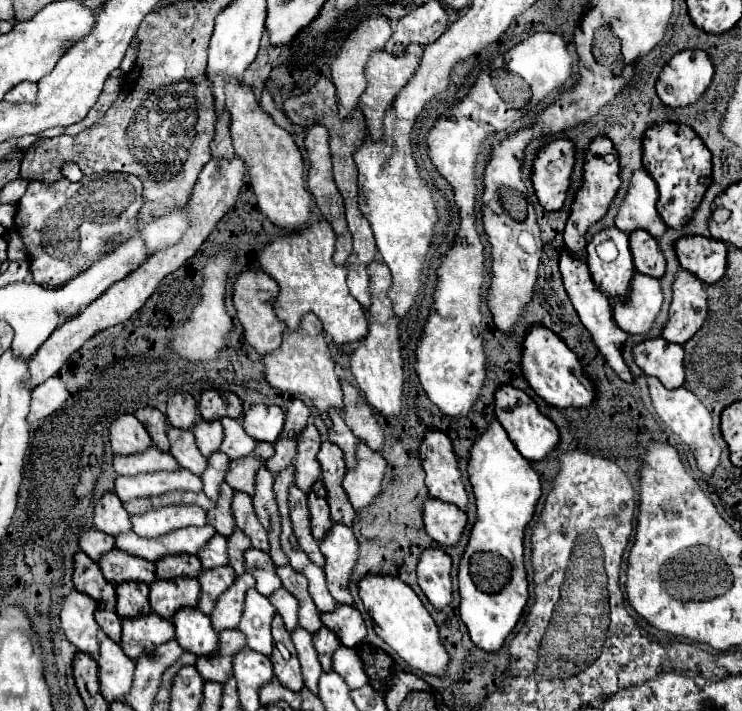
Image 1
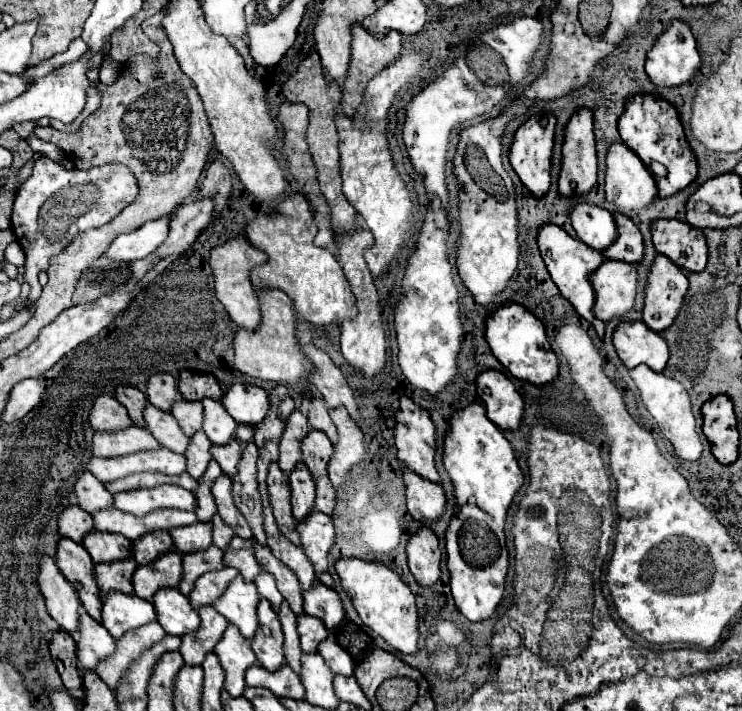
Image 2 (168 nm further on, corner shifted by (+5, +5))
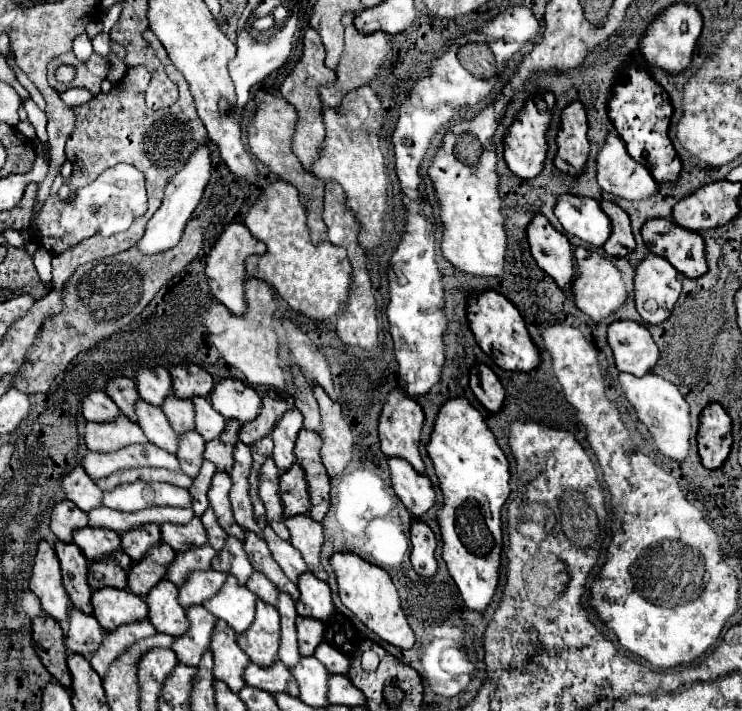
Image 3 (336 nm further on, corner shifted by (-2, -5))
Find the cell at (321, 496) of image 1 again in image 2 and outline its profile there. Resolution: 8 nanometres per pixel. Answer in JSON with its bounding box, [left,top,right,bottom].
[287,461,315,521]

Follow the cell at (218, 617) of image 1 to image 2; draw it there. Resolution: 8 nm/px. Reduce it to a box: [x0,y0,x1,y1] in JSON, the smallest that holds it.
[189,567,239,609]

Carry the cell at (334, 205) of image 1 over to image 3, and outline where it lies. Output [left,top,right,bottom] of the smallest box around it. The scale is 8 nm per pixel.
[248,91,326,243]

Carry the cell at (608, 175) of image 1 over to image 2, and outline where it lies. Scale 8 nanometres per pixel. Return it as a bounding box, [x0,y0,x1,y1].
[559,107,597,193]

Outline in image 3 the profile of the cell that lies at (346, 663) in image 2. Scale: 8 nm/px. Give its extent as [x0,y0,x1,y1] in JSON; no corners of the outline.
[316,643,350,675]

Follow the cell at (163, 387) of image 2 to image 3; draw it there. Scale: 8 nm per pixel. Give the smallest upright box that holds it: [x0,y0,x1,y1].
[136,367,172,407]

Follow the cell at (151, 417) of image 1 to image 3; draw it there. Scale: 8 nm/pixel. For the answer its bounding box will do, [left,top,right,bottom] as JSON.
[106,377,140,423]

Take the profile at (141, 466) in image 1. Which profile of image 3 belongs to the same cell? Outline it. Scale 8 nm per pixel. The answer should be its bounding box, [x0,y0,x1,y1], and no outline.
[84,415,148,453]

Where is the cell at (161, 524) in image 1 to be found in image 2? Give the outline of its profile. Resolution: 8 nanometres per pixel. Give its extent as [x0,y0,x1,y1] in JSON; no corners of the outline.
[113,485,195,517]

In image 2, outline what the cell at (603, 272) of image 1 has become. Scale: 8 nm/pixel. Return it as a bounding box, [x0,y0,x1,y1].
[569,203,617,251]

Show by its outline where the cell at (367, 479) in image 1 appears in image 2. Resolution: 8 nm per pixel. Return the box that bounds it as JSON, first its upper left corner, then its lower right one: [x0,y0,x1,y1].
[327,409,365,487]

